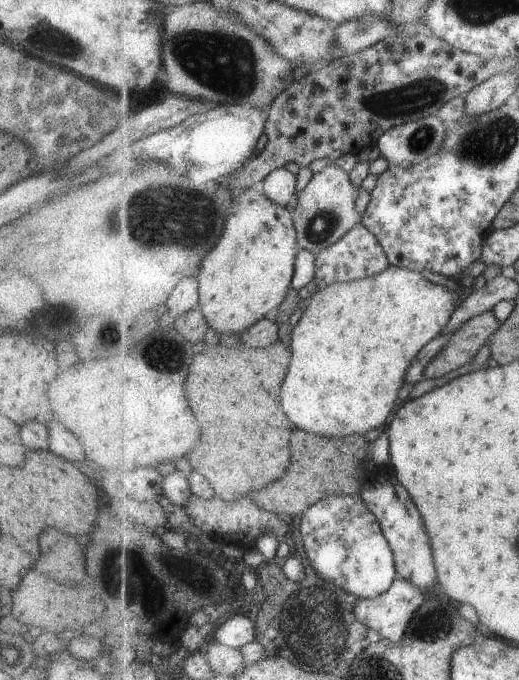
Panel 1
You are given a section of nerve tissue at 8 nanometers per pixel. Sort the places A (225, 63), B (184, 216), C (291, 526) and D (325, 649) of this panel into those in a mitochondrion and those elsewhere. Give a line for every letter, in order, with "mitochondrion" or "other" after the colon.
A: mitochondrion
B: mitochondrion
C: other
D: mitochondrion

